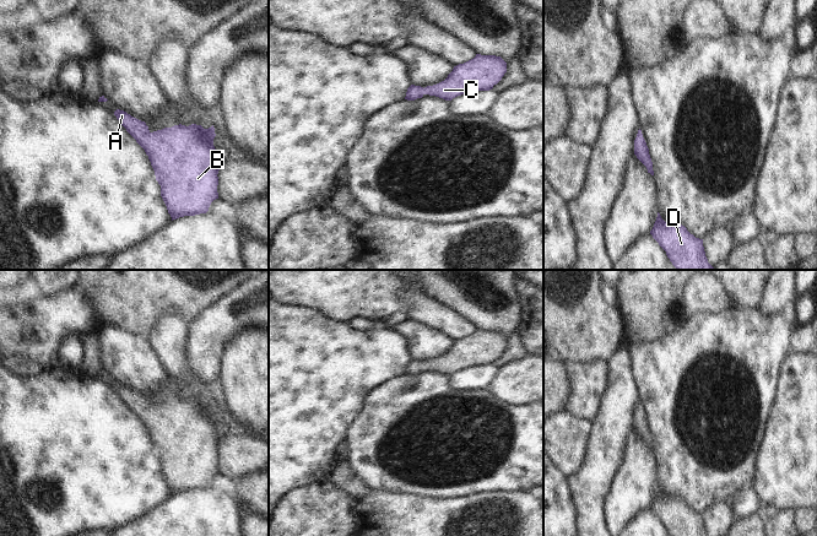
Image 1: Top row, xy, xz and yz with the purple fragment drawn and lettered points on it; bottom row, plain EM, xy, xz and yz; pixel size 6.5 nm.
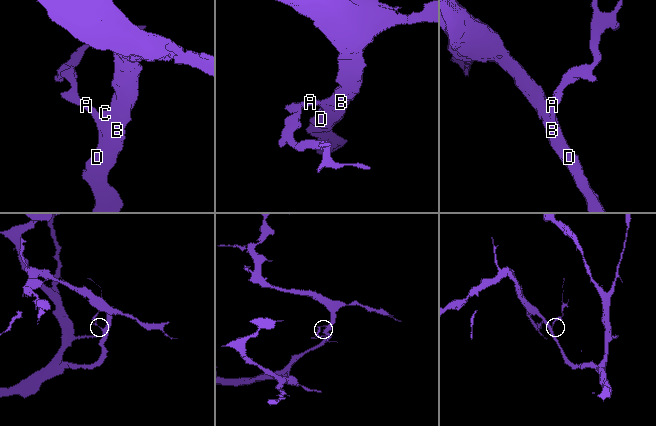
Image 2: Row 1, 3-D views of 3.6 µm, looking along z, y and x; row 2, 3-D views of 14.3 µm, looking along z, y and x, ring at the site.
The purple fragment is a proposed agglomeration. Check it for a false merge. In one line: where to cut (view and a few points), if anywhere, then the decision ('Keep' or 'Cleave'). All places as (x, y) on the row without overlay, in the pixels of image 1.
No split. Keep.

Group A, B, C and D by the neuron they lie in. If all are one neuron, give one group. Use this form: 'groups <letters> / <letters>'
groups A B C D

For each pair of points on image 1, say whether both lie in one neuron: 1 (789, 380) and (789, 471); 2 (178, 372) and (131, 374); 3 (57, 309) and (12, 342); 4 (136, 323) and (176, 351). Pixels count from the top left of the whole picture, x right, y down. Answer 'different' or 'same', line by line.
1: same
2: different
3: same
4: different

